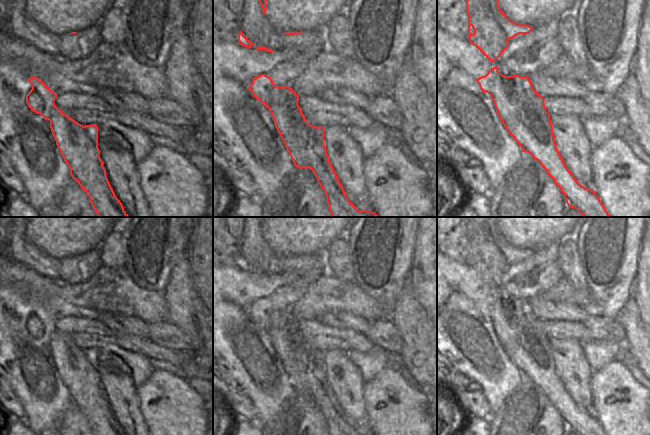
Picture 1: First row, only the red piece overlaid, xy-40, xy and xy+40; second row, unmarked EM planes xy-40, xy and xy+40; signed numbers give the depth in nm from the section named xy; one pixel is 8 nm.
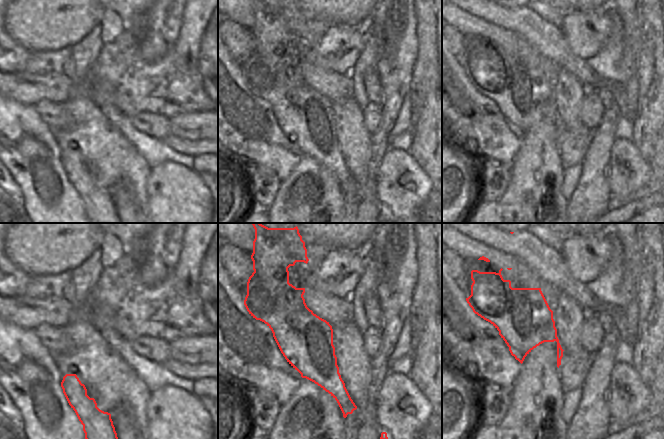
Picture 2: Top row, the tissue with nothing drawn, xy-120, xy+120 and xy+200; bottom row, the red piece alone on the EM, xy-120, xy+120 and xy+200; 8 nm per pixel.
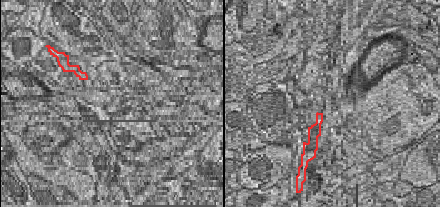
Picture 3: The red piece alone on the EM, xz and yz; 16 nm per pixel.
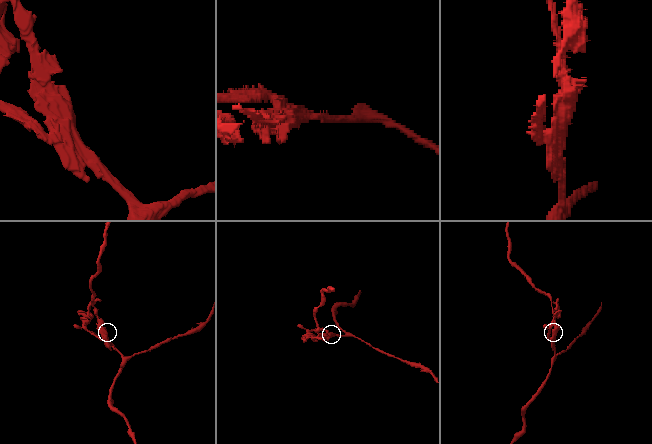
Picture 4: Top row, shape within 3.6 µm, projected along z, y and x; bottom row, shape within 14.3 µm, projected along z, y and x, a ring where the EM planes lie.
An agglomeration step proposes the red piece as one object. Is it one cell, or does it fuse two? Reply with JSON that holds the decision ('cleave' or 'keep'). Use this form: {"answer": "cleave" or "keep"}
{"answer": "cleave"}

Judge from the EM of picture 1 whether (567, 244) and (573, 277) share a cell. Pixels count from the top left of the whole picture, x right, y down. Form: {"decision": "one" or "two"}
{"decision": "one"}

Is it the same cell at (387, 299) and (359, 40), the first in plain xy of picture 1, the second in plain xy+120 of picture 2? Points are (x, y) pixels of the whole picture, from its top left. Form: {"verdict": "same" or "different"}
{"verdict": "different"}

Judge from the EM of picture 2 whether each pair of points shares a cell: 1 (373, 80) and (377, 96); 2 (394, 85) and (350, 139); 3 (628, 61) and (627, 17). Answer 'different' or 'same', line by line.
1: same
2: different
3: same

